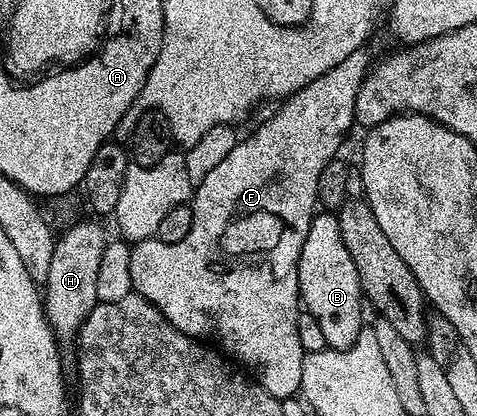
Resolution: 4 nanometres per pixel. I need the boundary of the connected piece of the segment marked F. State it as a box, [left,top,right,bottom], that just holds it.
[131,48,372,399]

